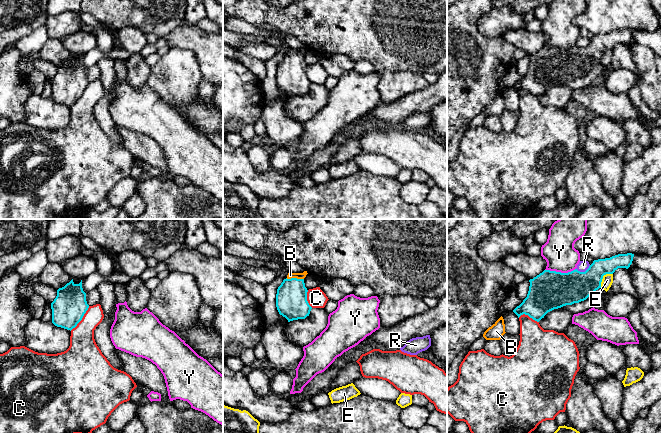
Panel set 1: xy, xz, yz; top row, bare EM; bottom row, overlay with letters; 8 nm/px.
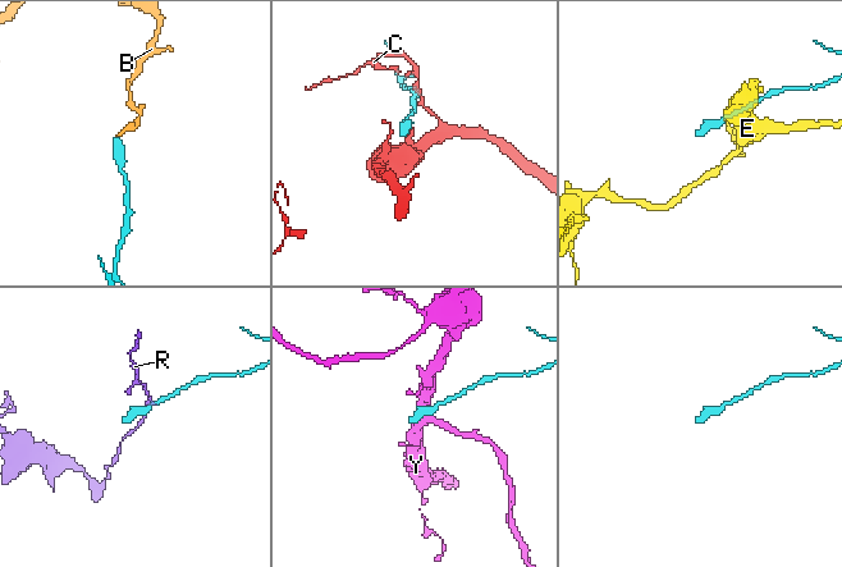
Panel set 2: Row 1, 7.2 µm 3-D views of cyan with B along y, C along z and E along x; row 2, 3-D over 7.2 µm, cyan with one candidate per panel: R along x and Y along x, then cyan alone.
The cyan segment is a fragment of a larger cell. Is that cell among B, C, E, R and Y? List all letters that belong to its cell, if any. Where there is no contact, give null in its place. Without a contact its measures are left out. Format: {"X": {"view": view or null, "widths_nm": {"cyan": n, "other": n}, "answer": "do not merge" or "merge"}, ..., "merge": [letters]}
{"B": {"view": "xz", "widths_nm": {"cyan": 260, "other": 50}, "answer": "merge"}, "C": {"view": "xy", "widths_nm": {"cyan": 280, "other": 240}, "answer": "do not merge"}, "E": {"view": "yz", "widths_nm": {"cyan": 260, "other": 90}, "answer": "do not merge"}, "R": {"view": "yz", "widths_nm": {"cyan": 280, "other": 80}, "answer": "do not merge"}, "Y": {"view": "yz", "widths_nm": {"cyan": 320, "other": 260}, "answer": "do not merge"}, "merge": ["B"]}

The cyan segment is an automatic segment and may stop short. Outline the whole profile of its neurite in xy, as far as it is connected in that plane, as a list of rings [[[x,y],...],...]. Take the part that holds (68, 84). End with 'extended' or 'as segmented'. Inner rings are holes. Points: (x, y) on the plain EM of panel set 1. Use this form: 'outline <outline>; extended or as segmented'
outline [[[72,55],[57,66],[57,72],[51,79],[52,99],[71,107],[82,96],[88,84],[82,56],[75,60]]]; as segmented

